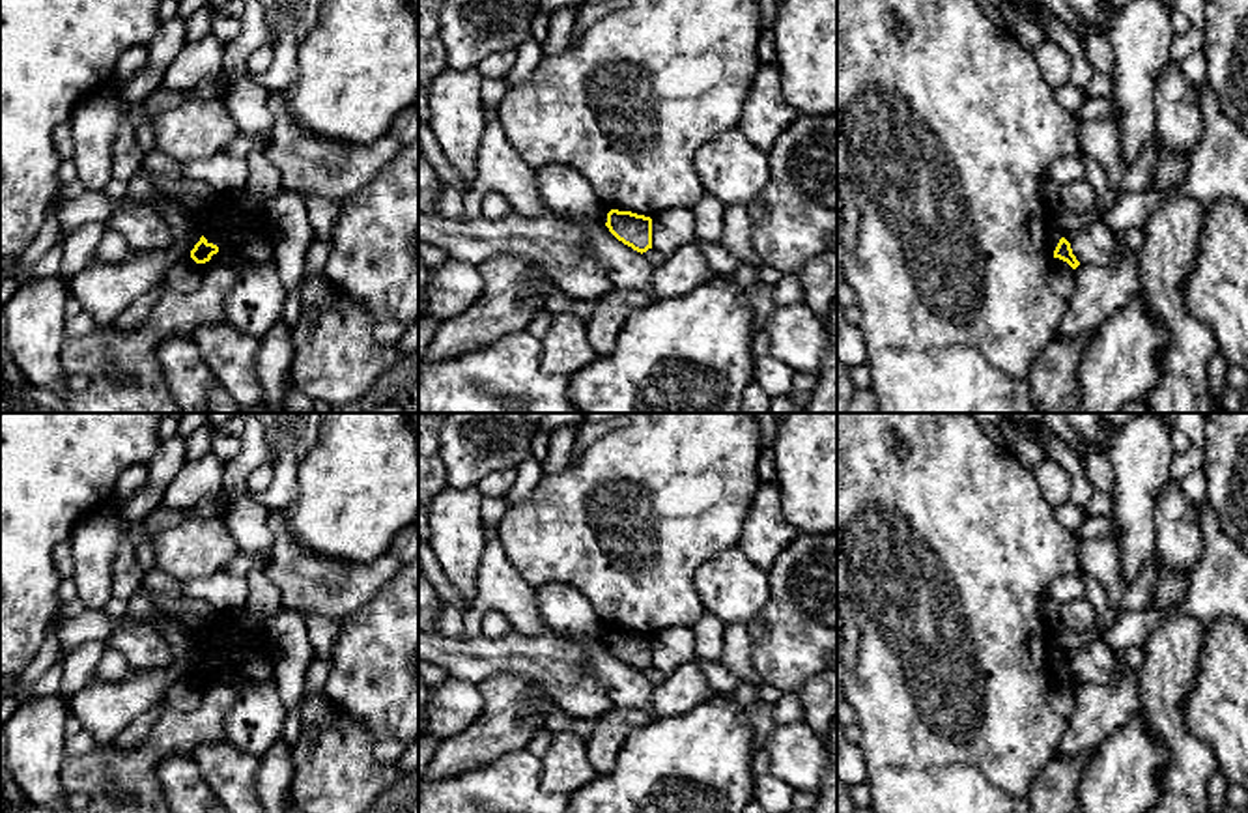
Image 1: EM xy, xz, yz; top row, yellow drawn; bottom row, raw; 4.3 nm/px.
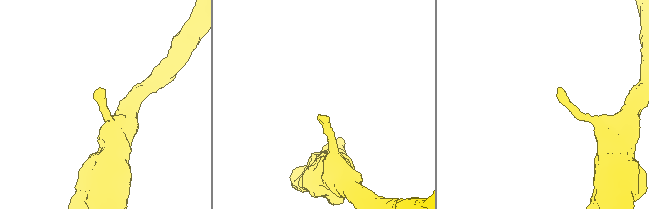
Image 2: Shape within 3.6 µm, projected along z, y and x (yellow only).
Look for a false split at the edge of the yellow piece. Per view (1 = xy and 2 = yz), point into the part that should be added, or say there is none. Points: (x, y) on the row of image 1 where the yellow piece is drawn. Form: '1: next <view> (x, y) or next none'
1: next none
2: next none

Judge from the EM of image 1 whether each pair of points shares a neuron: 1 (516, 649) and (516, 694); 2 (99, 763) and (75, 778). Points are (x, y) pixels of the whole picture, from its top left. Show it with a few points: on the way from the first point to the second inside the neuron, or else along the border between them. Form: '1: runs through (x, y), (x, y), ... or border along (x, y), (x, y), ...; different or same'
1: border along (479, 683), (503, 673), (525, 673), (552, 699); different
2: runs through (94, 769), (81, 772); same

